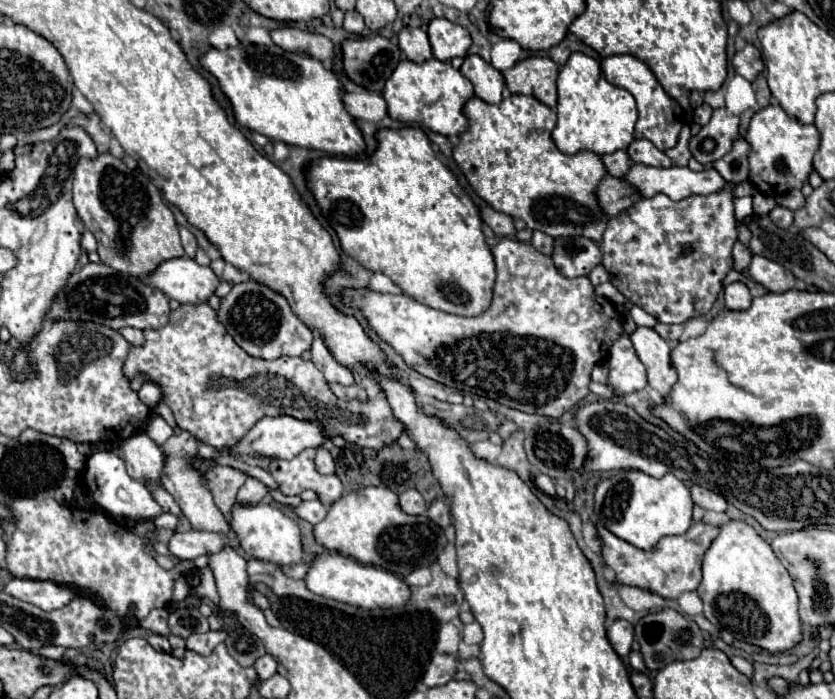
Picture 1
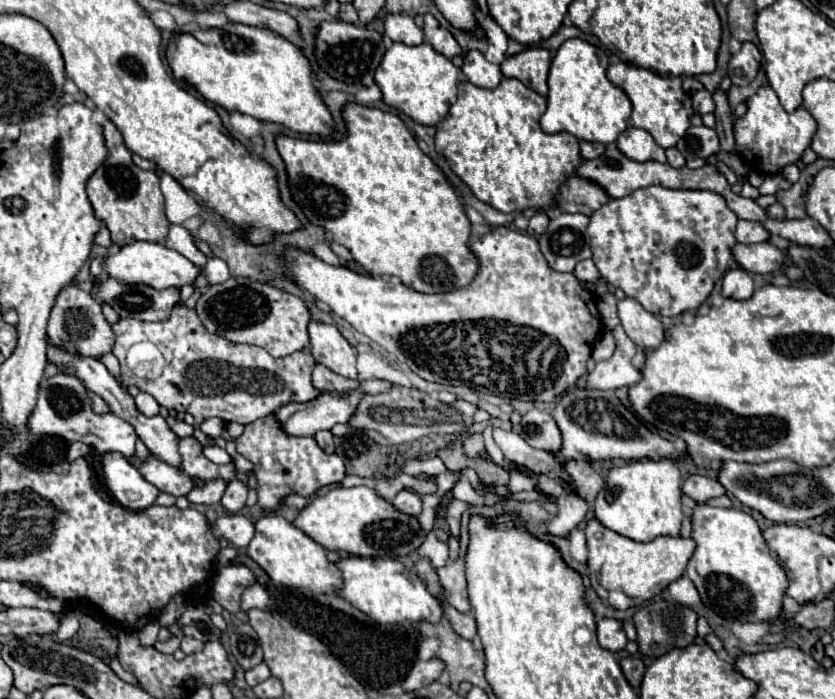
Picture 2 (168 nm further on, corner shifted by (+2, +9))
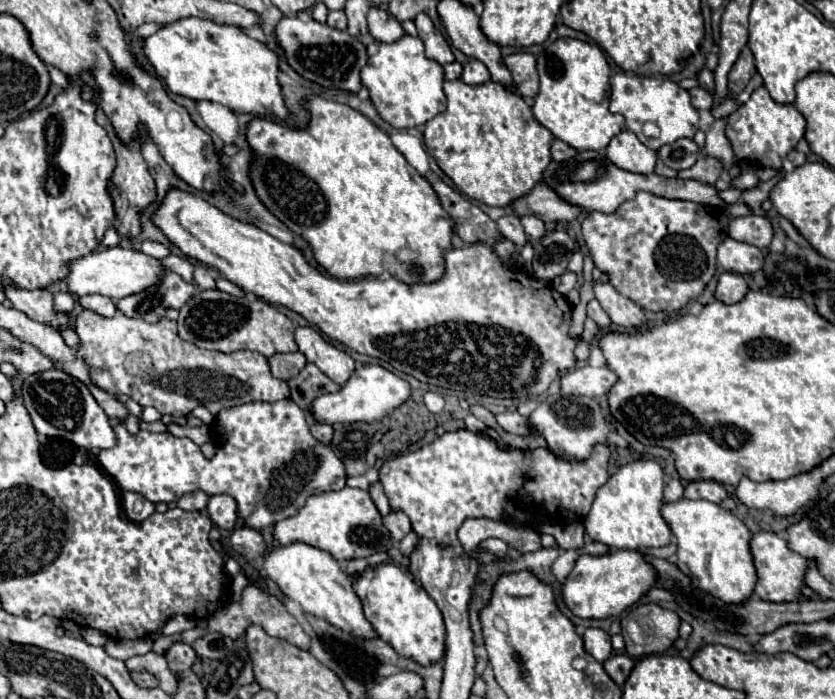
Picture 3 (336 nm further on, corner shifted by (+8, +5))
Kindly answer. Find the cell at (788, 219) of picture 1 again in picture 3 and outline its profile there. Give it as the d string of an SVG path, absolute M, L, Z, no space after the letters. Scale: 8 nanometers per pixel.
M754 214L744 218L732 218L728 234L738 242L766 248L772 240L772 224L764 216L754 216Z

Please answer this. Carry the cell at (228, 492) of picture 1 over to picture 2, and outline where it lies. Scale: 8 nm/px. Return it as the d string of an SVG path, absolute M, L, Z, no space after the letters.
M216 478L216 480L206 482L204 486L192 488L186 498L192 504L216 504L216 502L220 502L224 490L226 490L226 482L222 478Z

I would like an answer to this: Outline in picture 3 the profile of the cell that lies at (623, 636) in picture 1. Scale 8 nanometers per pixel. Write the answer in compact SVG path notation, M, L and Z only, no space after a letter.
M588 628L584 632L584 648L590 656L594 656L598 662L604 662L612 654L612 644L610 644L610 634L604 632L602 628Z

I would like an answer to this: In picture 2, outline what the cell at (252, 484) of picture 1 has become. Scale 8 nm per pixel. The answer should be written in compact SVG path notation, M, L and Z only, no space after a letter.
M240 480L228 482L226 492L224 492L224 496L222 496L222 506L224 506L230 514L236 514L236 512L240 512L240 510L244 508L246 496L248 496L248 488L246 488Z

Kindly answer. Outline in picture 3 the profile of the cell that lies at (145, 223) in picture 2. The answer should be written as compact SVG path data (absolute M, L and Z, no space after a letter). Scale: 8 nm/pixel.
M102 110L96 112L96 122L108 132L108 136L110 136L110 140L114 144L114 152L116 152L116 168L114 168L114 174L112 174L112 178L108 182L108 194L112 198L114 212L116 212L116 230L118 230L118 234L122 238L124 236L126 238L130 238L130 236L136 238L142 232L142 222L140 222L140 212L136 212L134 208L144 210L144 208L148 208L150 204L156 202L156 184L154 184L154 178L148 172L148 166L146 166L146 162L144 162L144 158L140 154L140 144L138 142L132 142L130 146L124 146L118 140L110 120L106 118L106 114Z

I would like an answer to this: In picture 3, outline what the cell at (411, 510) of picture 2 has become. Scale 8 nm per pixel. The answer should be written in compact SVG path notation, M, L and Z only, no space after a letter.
M402 510L390 512L390 514L384 518L384 526L390 530L392 540L396 540L396 542L400 542L400 540L412 530L412 524L410 524L408 516L406 516Z

